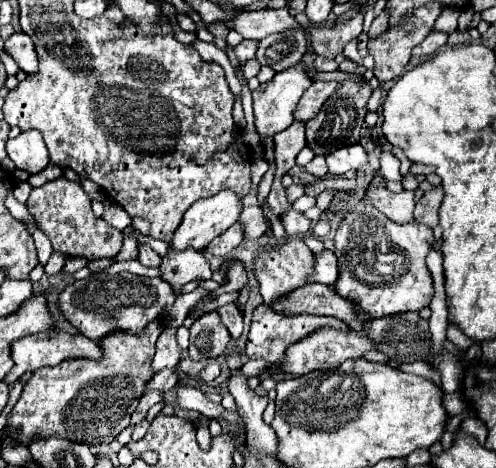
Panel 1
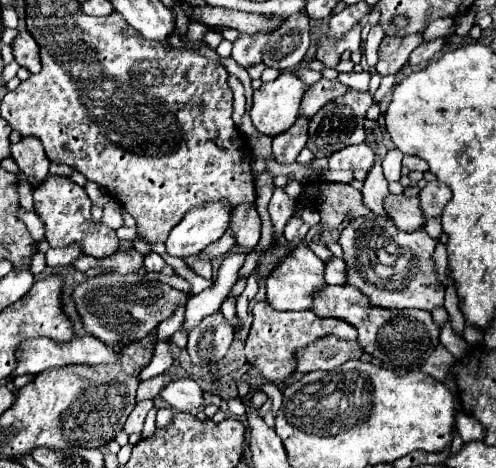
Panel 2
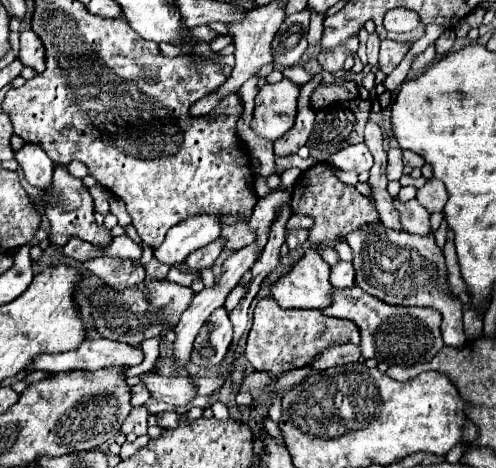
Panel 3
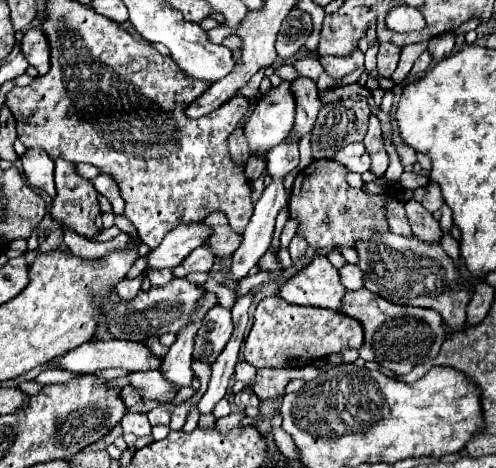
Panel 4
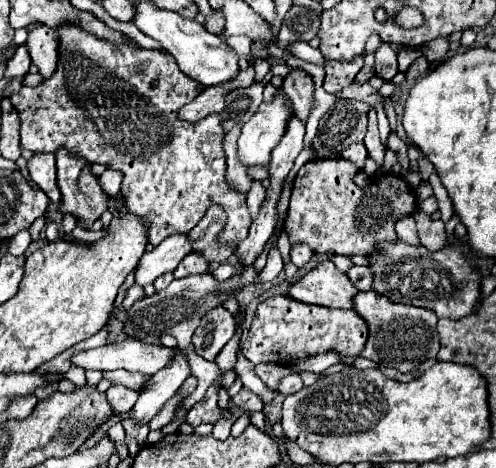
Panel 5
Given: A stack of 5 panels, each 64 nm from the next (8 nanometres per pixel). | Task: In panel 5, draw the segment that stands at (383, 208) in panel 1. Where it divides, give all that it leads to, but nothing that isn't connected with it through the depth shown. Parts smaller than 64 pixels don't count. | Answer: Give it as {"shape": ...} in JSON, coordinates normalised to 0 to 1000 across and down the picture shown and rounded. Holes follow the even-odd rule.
{"shape":[[[839,444],[839,453],[831,462],[839,466],[843,504],[847,504],[855,530],[863,530],[867,538],[883,538],[883,534],[899,530],[899,491],[895,491],[891,470],[867,470],[867,462],[847,453],[847,444]]]}

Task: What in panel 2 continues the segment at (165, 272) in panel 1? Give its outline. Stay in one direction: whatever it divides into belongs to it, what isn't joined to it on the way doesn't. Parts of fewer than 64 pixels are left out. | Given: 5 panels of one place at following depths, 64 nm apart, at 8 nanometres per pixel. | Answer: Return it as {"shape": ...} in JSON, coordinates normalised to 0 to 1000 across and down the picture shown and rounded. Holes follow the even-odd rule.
{"shape":[[[379,547],[379,551],[375,551],[375,564],[379,564],[395,585],[411,590],[415,598],[427,594],[427,568],[423,568],[419,556],[403,556],[399,547],[395,547],[395,551],[391,551],[391,547]]]}

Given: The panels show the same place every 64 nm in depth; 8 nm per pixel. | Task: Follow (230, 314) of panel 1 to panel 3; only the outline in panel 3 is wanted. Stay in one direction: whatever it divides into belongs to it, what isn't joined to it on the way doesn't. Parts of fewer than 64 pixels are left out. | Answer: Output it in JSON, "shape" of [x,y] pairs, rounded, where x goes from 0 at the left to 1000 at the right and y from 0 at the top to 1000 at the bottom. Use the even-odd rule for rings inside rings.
{"shape":[[[480,607],[480,611],[460,628],[460,641],[456,641],[456,650],[452,650],[452,658],[456,658],[460,667],[468,667],[472,654],[492,637],[492,628],[500,624],[500,611],[504,611],[504,607]]]}

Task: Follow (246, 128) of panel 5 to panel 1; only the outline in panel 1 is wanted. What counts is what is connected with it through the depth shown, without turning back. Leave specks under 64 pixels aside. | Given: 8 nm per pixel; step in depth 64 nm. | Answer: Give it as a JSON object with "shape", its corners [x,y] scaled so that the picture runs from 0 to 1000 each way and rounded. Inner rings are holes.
{"shape":[[[605,132],[593,145],[581,145],[573,154],[560,154],[544,175],[524,179],[512,197],[512,269],[524,291],[552,291],[569,278],[577,278],[593,261],[593,235],[601,214],[609,209],[613,192],[629,179],[625,162],[617,158],[617,141]]]}

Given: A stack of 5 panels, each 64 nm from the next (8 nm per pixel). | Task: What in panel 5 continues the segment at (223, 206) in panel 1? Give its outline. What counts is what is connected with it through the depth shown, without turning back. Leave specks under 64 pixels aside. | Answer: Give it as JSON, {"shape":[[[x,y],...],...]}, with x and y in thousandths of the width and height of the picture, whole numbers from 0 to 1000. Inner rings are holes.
{"shape":[[[351,500],[327,513],[306,538],[290,538],[278,573],[274,573],[274,607],[294,615],[310,607],[310,598],[335,581],[351,581],[363,556],[383,543],[383,517],[371,500]]]}

